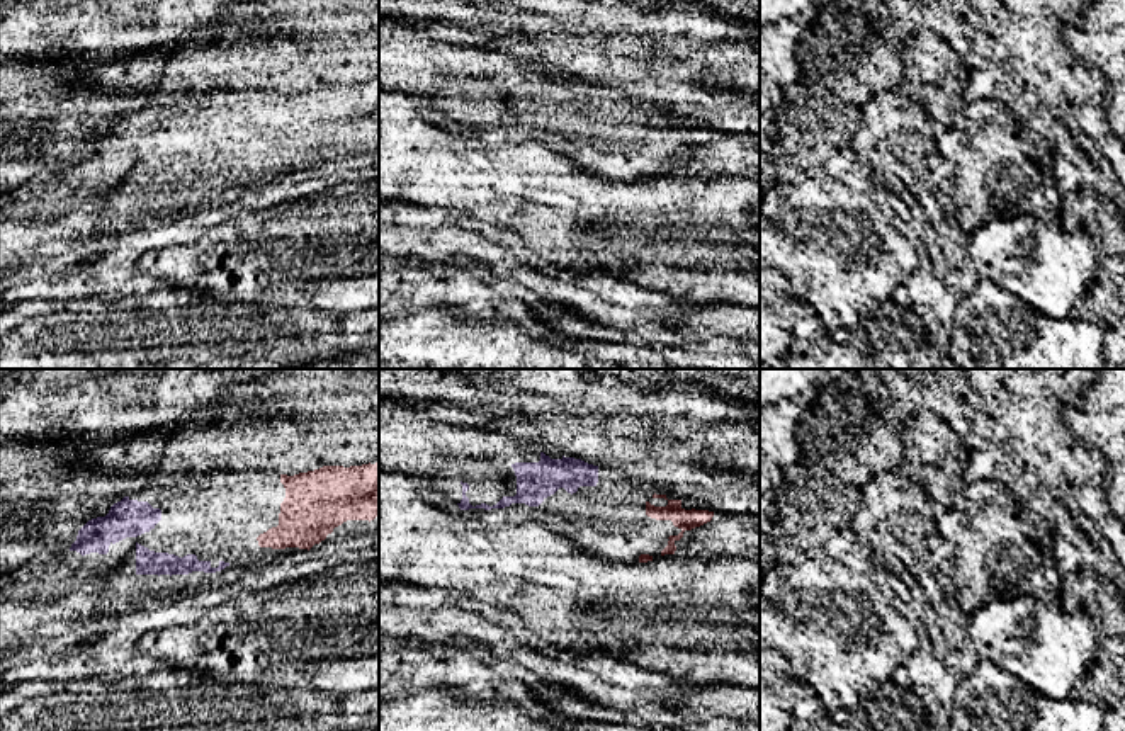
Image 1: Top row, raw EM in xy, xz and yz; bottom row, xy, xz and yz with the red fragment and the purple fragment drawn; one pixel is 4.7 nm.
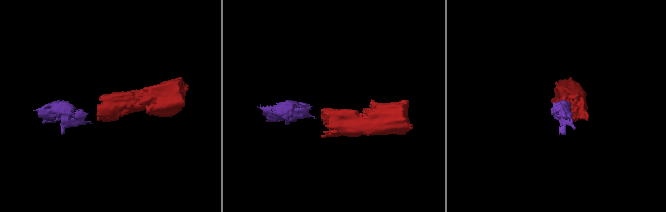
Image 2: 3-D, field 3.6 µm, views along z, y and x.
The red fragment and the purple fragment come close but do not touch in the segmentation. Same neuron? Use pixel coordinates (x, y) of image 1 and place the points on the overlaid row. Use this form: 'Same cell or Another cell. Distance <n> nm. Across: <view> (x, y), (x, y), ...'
Same cell. Distance 170 nm. Across: xy (259, 544), (228, 563)

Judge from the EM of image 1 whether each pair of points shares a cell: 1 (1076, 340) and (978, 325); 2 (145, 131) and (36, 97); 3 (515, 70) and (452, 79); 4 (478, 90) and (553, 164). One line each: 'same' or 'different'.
1: same
2: different
3: same
4: different

